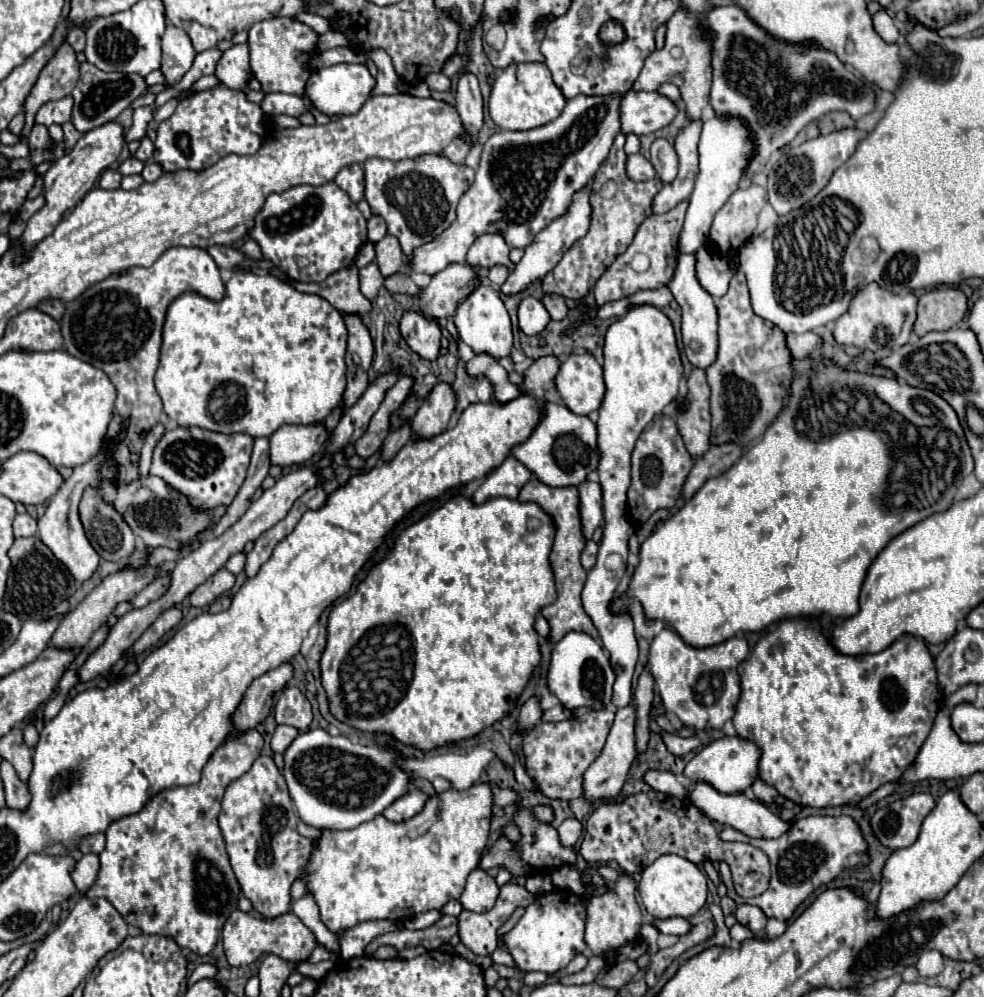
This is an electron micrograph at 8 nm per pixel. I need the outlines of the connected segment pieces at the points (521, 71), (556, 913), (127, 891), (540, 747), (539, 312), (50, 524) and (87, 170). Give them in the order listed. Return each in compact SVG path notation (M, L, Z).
M540 62L510 64L496 76L490 94L490 118L502 130L528 130L540 124L548 124L548 120L554 120L564 106L564 94L552 82L548 66Z
M574 892L536 896L536 900L526 908L518 924L504 936L508 952L512 954L516 966L524 972L544 972L556 974L564 970L576 954L586 952L584 926L586 926L586 900Z
M258 730L236 732L222 744L212 760L204 766L198 786L176 786L152 796L136 814L122 816L106 828L106 846L98 854L100 870L96 882L84 892L86 898L106 898L128 924L140 928L144 934L158 934L172 938L178 946L190 948L196 954L208 954L218 940L224 920L238 908L240 886L228 864L228 854L218 828L220 802L226 788L250 770L260 756L264 738Z
M580 710L576 716L562 722L538 722L524 736L526 770L538 782L538 790L548 798L574 800L584 792L584 772L600 756L606 736L612 728L614 712L610 710Z
M534 296L522 298L518 306L518 324L524 334L530 334L530 336L540 334L548 322L550 322L550 316L538 298Z
M100 450L96 456L92 456L88 462L80 464L74 468L74 474L62 484L60 492L50 500L46 512L42 518L38 518L38 538L52 550L52 554L70 570L70 574L74 576L74 580L84 582L92 576L92 572L96 570L100 556L96 554L96 550L90 546L80 516L78 516L78 504L82 500L82 492L86 486L90 486L100 472L100 462L104 462L104 452Z
M108 122L88 134L84 134L78 144L66 154L62 156L56 164L52 164L52 168L44 174L44 188L46 188L46 206L42 210L38 210L26 224L26 230L20 238L20 242L26 248L32 248L32 244L40 242L44 236L48 236L54 226L60 222L62 214L70 208L76 206L86 192L94 186L94 182L98 180L98 176L108 170L108 166L118 158L120 150L124 146L124 126L120 122Z

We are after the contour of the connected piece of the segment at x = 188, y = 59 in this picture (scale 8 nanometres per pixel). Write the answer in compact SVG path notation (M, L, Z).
M168 24L162 36L162 68L160 68L166 86L174 86L182 80L182 76L192 66L194 54L196 52L192 48L192 42L188 40L188 34L182 28Z

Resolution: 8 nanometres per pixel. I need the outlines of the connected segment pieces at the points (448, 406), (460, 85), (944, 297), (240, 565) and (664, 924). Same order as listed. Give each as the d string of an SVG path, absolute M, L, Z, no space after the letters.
M438 382L428 392L416 416L412 418L414 440L432 438L444 432L444 428L448 428L452 412L456 410L456 404L458 404L458 396L456 396L454 386L448 382Z
M462 72L456 82L456 110L462 118L466 134L476 136L482 128L482 96L478 80L470 72Z
M940 288L926 292L918 300L918 320L914 332L924 336L932 330L950 330L968 314L968 298L958 288Z
M238 552L238 554L234 554L228 562L226 562L226 570L228 572L232 572L234 576L238 576L242 570L244 570L244 562L246 562L246 554L244 552Z
M666 918L666 920L654 920L654 926L662 932L662 934L684 934L690 928L690 922L684 918Z

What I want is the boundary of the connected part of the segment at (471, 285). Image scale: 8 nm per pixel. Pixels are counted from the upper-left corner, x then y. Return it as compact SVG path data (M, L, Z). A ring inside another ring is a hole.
M450 264L448 268L438 272L422 290L418 298L420 310L428 318L452 316L456 308L466 300L466 296L476 290L480 276L482 270L478 268L472 268L468 264Z

